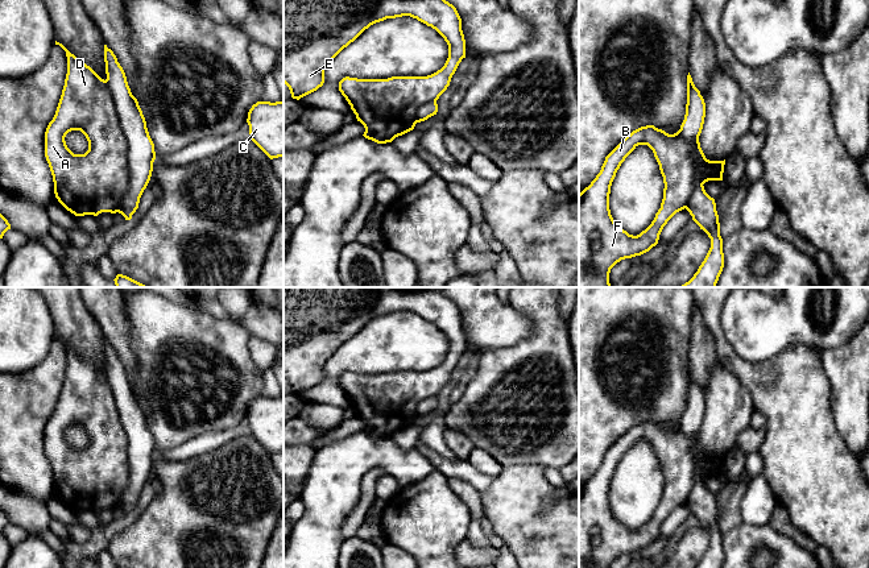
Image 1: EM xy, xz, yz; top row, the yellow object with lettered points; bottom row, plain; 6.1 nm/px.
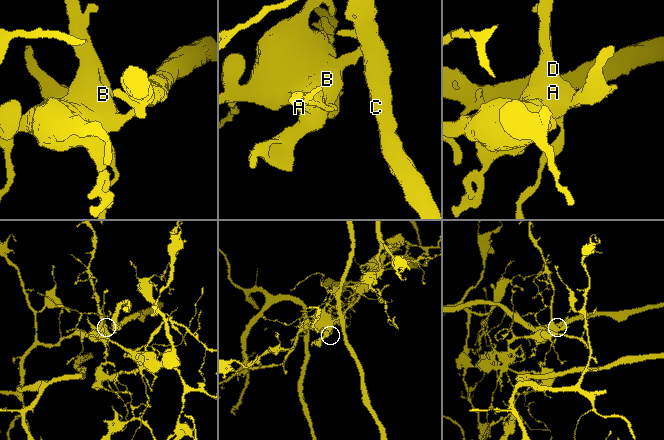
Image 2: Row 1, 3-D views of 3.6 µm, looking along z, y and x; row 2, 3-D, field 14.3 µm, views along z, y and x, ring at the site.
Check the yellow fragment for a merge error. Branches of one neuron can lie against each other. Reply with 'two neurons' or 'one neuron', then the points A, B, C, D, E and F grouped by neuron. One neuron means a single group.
two neurons | A B D E F / C

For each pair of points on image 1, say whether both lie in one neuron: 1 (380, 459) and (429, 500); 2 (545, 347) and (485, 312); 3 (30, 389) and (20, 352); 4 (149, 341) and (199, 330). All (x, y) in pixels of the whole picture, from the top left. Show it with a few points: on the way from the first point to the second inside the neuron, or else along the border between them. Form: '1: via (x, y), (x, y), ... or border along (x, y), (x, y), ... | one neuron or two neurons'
1: border along (435, 469), (402, 488) | two neurons
2: border along (516, 307), (532, 331), (497, 348) | two neurons
3: border along (49, 352), (33, 367), (13, 374) | two neurons
4: via (161, 339), (187, 339) | one neuron

